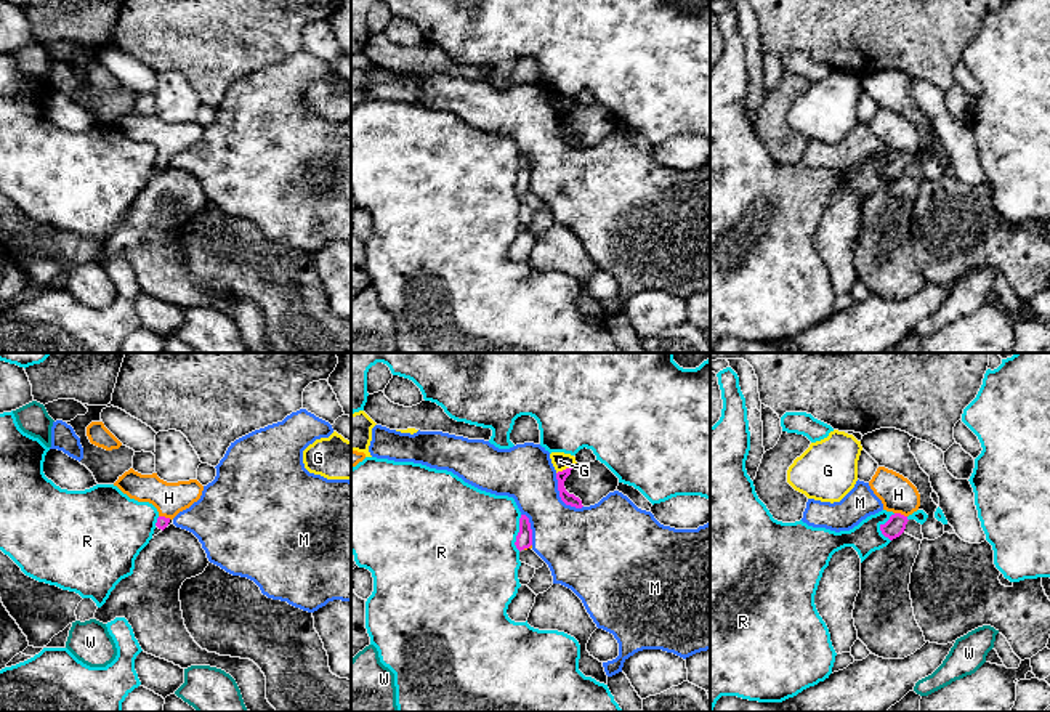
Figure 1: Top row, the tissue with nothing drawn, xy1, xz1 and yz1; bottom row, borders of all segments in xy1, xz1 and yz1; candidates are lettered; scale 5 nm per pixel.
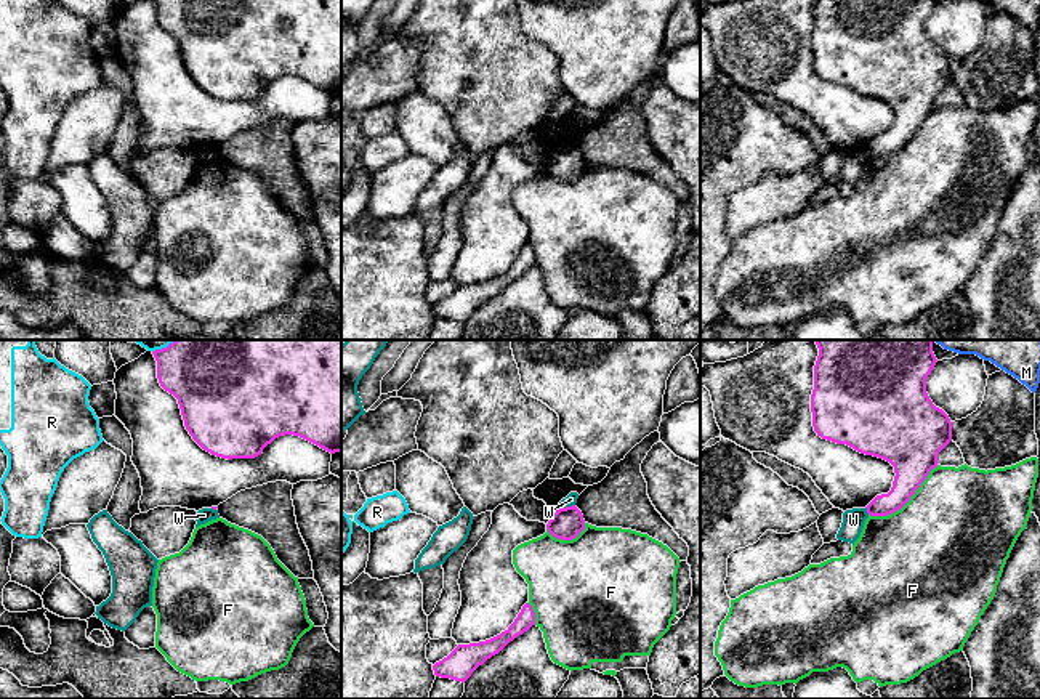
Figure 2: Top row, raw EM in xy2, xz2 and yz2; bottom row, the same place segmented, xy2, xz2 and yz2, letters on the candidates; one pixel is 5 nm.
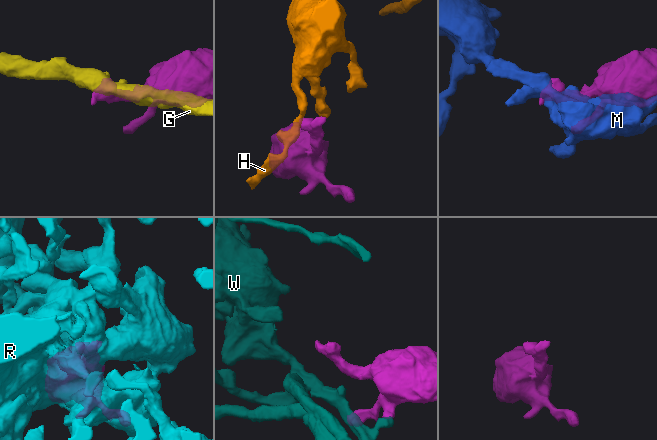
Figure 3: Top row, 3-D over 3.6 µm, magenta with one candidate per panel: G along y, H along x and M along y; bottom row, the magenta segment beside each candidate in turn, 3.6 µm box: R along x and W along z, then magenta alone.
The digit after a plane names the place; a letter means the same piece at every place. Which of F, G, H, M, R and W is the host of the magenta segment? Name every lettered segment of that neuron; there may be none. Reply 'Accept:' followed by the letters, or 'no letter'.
Accept: H

